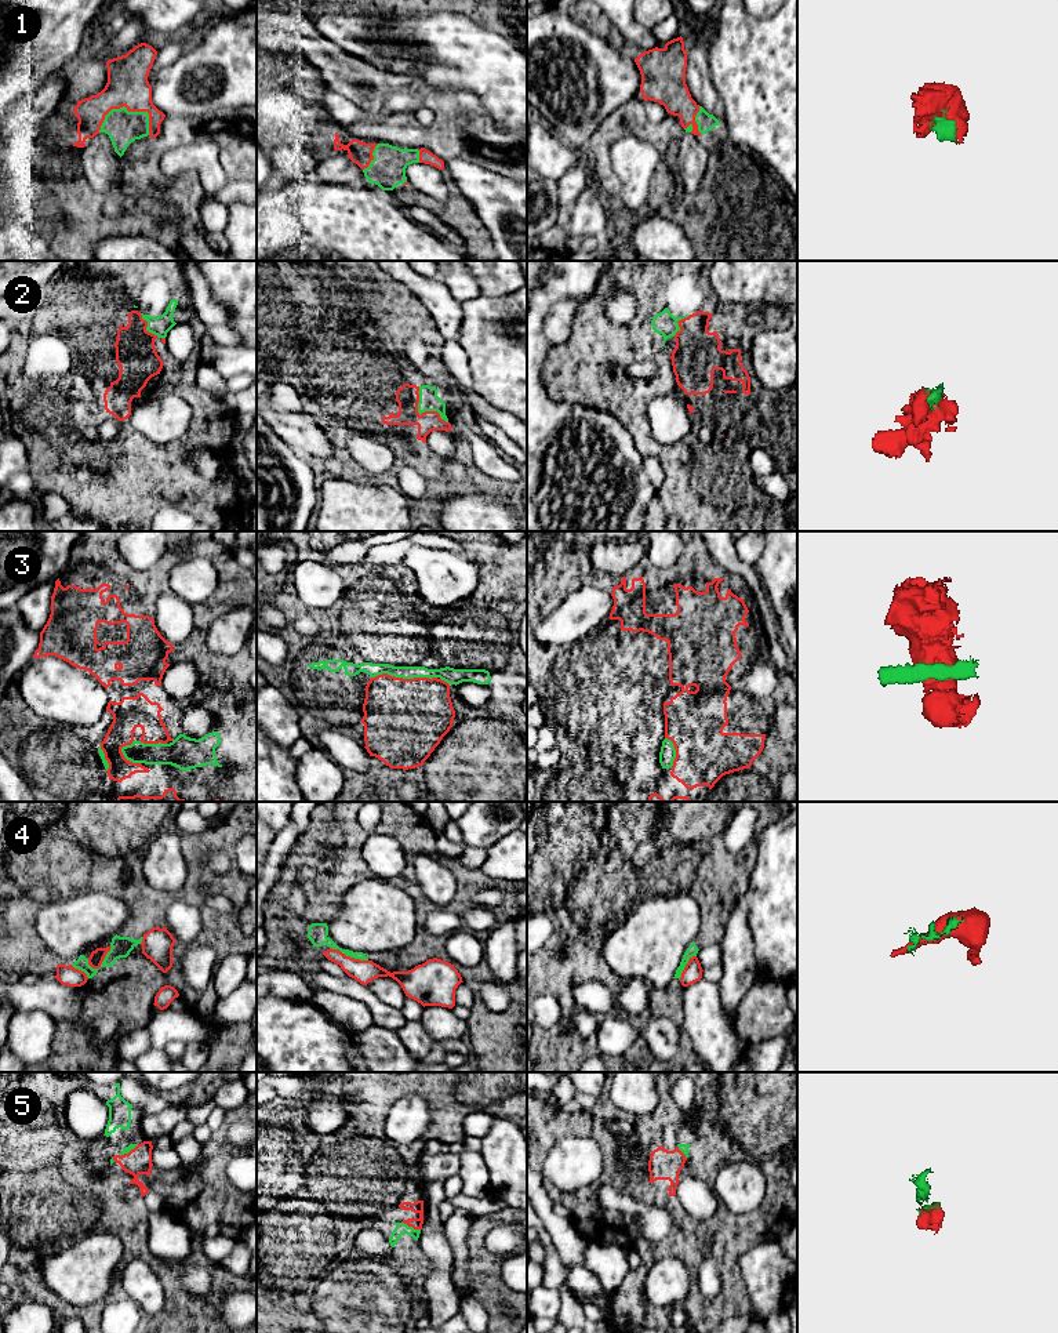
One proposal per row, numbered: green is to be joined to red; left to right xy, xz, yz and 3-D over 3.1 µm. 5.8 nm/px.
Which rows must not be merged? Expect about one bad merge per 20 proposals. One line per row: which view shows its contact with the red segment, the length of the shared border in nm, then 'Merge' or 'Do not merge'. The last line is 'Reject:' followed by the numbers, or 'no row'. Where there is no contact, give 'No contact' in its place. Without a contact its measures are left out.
1: Touches red in xy. Shared border 320 nm. Merge
2: Touches red in xz. Shared border 280 nm. Merge
3: Touches red in xz. Shared border 380 nm. Merge
4: Touches red in xz. Shared border 240 nm. Do not merge
5: Touches red in xz. Shared border 120 nm. Merge
Reject: 4

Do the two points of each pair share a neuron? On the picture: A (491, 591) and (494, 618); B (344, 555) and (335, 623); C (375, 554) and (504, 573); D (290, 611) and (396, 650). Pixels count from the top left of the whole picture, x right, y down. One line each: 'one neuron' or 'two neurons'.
A: one neuron
B: two neurons
C: two neurons
D: one neuron

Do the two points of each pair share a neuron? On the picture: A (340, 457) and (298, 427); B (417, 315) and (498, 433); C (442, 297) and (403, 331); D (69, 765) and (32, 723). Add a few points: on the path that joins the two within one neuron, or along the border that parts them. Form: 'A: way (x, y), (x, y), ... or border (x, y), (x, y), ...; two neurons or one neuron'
A: border (315, 424), (331, 445), (333, 453), (327, 458); two neurons
B: border (477, 418), (473, 425); two neurons
C: border (406, 286), (426, 309), (444, 337); two neurons
D: way (60, 755), (37, 733); one neuron

